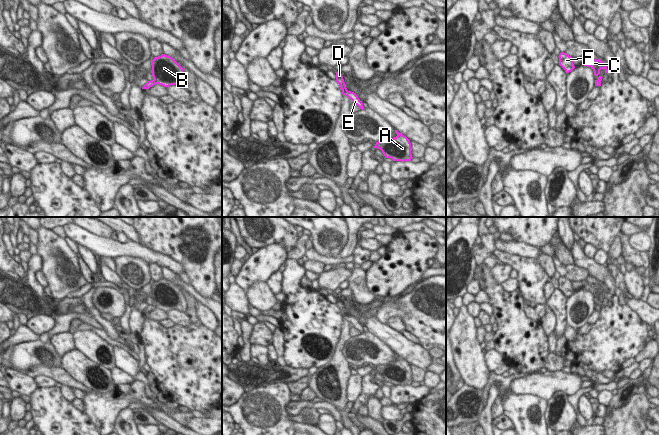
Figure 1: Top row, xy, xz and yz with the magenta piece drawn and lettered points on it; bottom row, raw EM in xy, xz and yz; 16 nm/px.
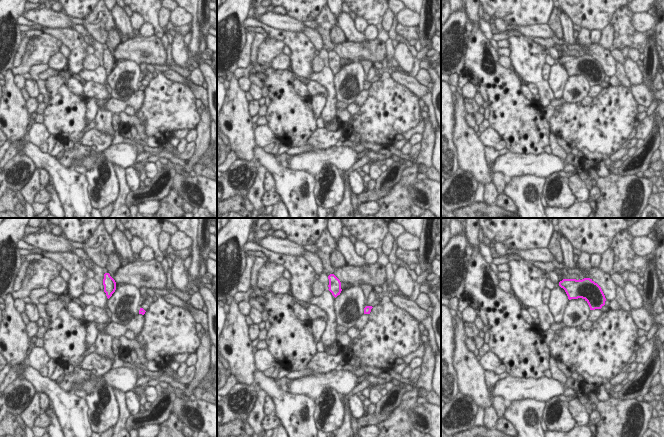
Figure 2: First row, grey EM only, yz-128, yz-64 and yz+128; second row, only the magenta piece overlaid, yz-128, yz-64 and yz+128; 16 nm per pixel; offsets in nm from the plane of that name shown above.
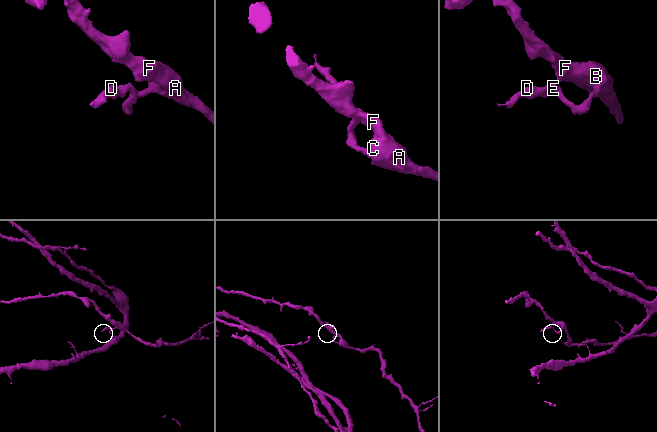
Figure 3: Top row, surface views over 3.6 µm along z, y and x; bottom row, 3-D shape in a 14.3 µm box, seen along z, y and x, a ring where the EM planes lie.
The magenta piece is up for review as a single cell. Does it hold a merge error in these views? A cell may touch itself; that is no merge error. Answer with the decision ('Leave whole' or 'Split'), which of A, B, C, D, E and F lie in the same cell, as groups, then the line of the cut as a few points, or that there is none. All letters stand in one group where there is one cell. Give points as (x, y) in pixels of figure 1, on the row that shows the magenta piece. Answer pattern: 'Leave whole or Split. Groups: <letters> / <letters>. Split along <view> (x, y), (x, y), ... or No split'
Split. Groups: A B C F / D E. Split along xy (151, 80), (155, 83)

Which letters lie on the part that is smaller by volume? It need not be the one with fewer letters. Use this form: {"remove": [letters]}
{"remove": ["D", "E"]}

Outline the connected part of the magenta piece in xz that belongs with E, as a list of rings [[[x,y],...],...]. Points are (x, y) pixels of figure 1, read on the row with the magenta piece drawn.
[[[340,72],[335,73],[336,73],[336,82],[340,85],[342,94],[351,99],[355,105],[357,105],[361,110],[363,110],[364,106],[362,101],[358,98],[358,96],[354,92],[347,90],[342,74]]]

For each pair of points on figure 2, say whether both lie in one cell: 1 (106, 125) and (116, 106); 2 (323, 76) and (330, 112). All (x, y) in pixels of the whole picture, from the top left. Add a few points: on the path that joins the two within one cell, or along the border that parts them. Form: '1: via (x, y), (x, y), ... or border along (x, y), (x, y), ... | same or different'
1: border along (99, 108), (106, 107), (112, 114) | different
2: via (329, 85), (331, 89), (330, 103) | same

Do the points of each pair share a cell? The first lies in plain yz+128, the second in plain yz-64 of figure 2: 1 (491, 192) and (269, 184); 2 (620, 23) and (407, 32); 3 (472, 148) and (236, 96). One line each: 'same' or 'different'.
1: same
2: same
3: same

